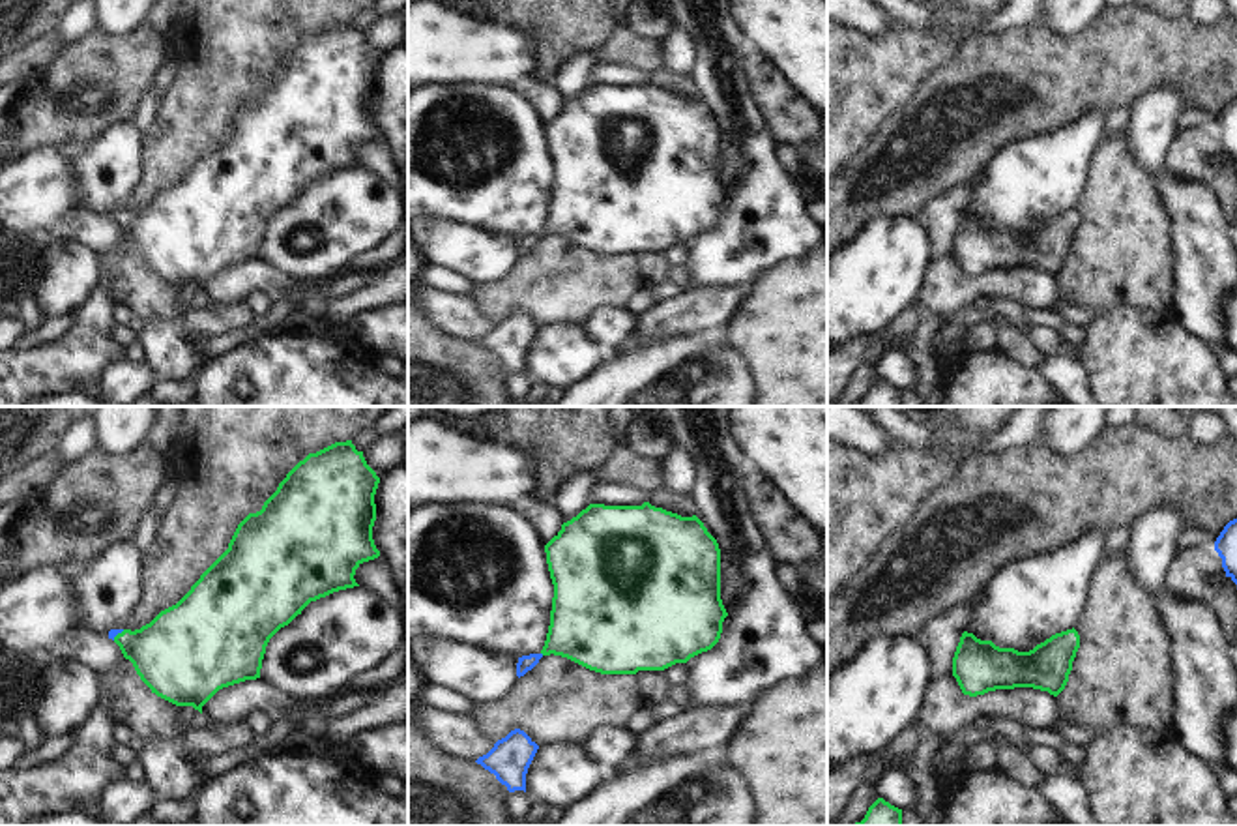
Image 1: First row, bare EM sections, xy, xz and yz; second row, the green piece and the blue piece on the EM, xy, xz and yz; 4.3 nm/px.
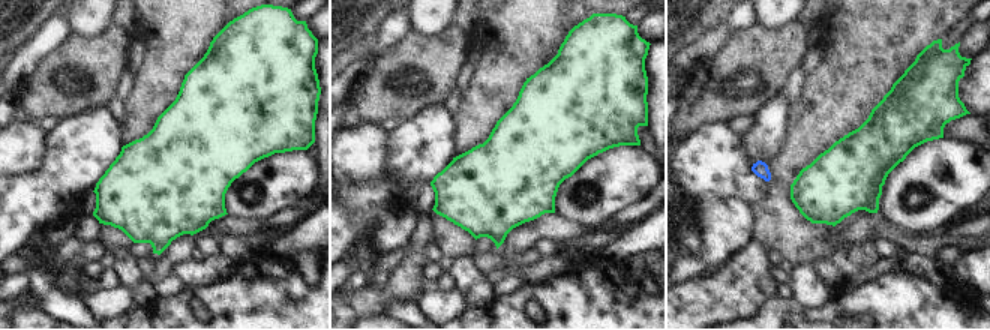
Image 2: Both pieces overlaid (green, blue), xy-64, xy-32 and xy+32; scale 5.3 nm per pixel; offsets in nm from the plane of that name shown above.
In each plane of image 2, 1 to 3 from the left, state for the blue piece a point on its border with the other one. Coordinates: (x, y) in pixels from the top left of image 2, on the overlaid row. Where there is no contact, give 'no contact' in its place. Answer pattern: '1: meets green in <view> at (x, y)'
1: no contact
2: no contact
3: no contact

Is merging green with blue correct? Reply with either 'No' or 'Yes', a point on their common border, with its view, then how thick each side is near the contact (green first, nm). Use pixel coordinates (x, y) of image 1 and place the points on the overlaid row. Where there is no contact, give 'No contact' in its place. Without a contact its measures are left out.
Yes. Touches green at xy (118, 634). Thickness 340 nm (green) against 40 nm.

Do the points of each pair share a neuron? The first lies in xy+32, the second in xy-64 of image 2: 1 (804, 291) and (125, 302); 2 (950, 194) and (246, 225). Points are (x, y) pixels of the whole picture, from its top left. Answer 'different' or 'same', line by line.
1: different
2: different

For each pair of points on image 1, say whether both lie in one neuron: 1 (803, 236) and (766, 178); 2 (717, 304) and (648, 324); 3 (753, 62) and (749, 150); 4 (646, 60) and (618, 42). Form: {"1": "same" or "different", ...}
{"1": "same", "2": "same", "3": "different", "4": "same"}

